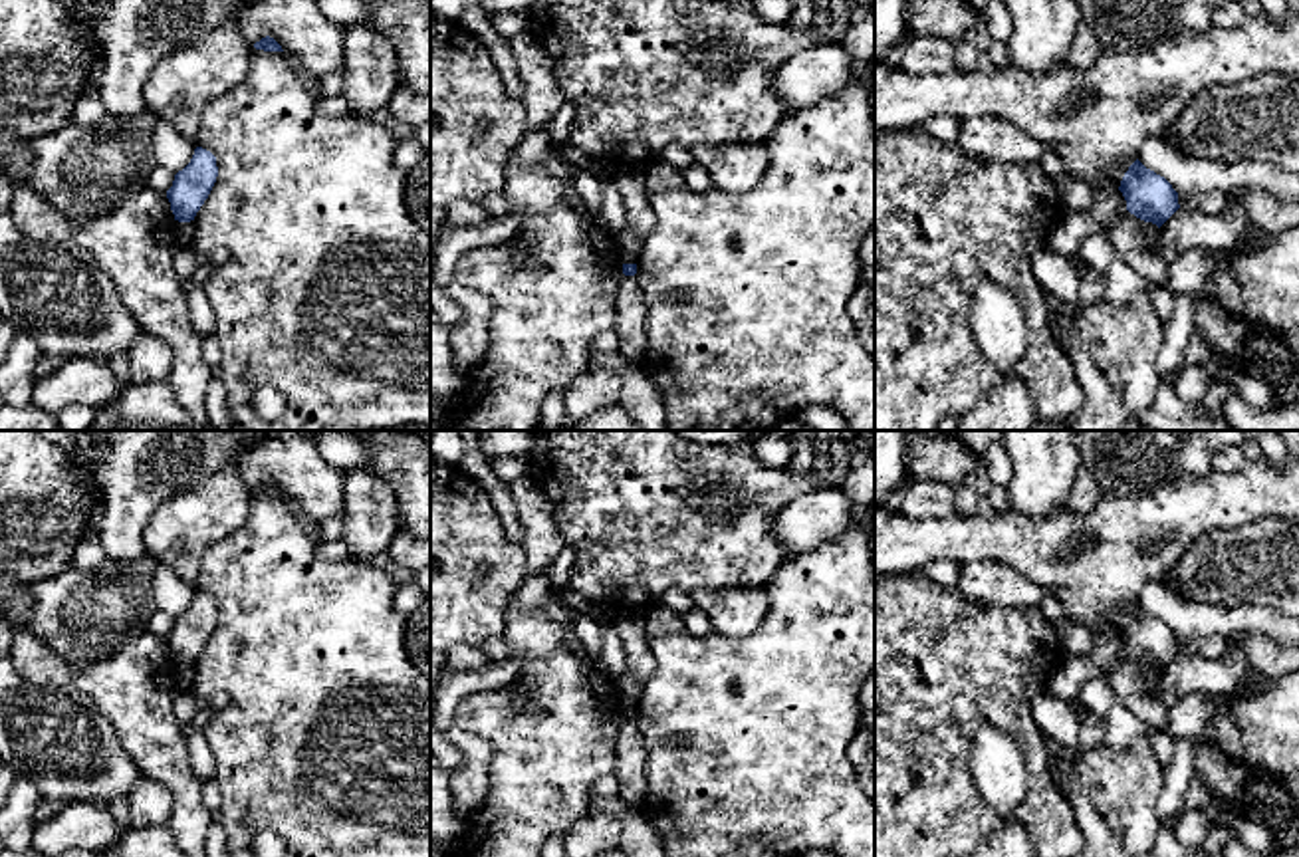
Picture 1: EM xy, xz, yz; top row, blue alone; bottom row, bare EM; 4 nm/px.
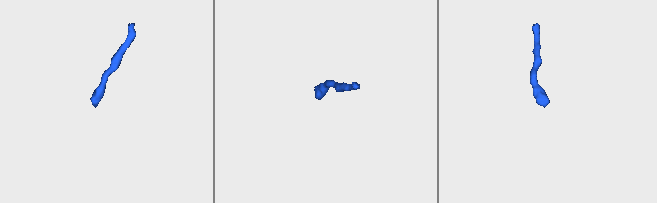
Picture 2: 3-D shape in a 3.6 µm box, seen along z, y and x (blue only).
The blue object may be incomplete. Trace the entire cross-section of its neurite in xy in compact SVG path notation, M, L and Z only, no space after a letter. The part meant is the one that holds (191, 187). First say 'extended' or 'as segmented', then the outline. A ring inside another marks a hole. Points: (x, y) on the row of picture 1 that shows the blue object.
as segmented; M196 147L190 163L175 175L167 190L175 220L190 222L208 198L218 177L216 157Z

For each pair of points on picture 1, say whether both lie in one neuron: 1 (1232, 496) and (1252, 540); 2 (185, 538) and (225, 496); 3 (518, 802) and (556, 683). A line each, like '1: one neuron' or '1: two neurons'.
1: two neurons
2: one neuron
3: one neuron

